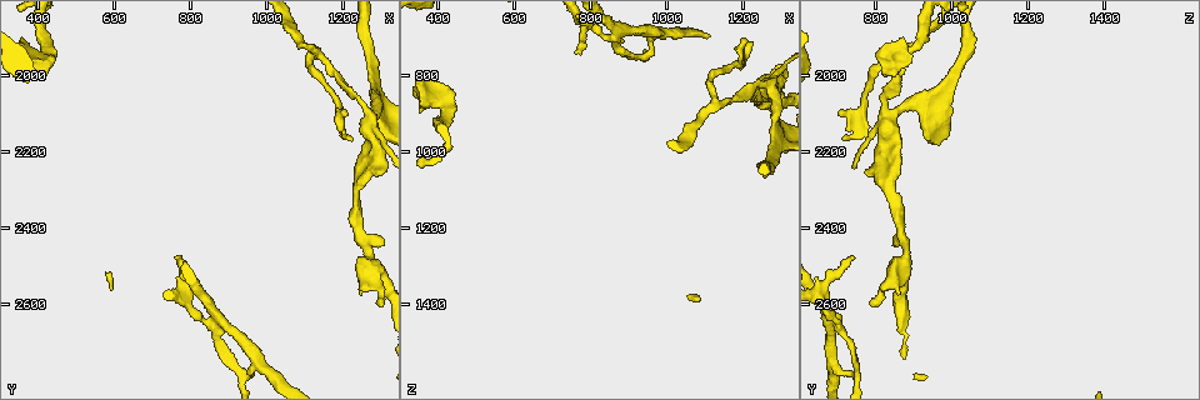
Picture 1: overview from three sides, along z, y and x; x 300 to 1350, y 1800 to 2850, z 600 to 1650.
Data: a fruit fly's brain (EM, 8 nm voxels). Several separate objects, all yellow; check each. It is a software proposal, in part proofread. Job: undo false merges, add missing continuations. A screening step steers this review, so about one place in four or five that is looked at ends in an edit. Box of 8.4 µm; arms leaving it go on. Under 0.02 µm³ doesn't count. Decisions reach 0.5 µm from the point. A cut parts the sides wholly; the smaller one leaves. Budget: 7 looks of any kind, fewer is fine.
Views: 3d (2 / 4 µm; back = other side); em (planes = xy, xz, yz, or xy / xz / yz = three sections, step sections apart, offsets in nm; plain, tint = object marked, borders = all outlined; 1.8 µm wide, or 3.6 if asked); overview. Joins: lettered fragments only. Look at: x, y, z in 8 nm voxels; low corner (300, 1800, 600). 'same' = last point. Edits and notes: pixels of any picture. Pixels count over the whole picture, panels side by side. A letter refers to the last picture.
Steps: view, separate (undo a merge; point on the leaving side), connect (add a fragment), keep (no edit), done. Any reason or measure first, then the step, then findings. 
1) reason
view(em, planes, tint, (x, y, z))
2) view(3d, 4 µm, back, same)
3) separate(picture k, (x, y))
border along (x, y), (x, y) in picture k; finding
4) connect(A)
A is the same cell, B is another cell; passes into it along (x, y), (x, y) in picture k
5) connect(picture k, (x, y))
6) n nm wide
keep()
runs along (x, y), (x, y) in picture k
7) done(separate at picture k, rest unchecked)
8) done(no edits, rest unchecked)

sudden change in width
view(3d, 2 µm, back, (1280, 2510, 860))

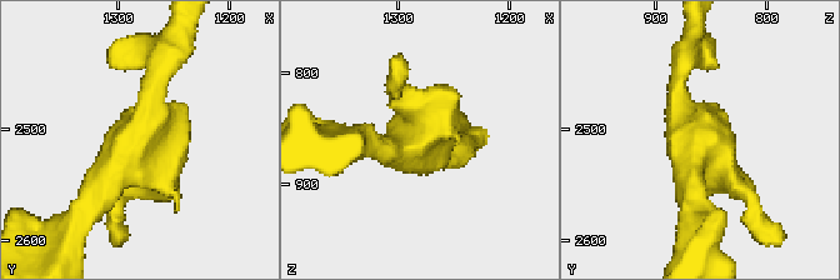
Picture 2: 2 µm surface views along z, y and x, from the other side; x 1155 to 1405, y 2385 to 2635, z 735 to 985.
view(em, yz, step 16, plain, (1282, 2510, 854))

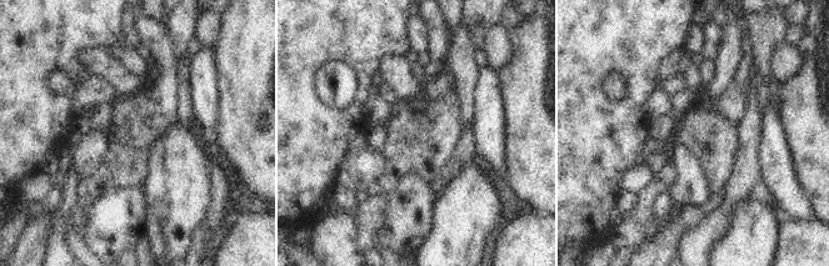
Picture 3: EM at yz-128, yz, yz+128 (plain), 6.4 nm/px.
what lies round it
view(em, yz, step 16, borders, same)

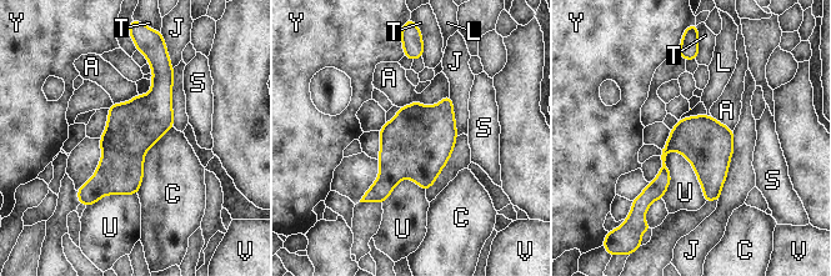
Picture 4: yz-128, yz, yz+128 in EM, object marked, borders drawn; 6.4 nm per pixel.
keep()
A, C, J, L, S, T, U, V and Y are other cells; continuous, no second cell

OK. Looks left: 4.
abrupt turn
view(em, planes, tint, (1290, 2095, 940))

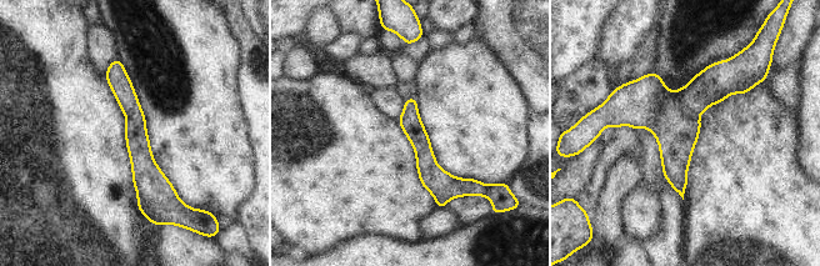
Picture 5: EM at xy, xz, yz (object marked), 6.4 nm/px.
see the neighbours
view(em, planes, borders, same)

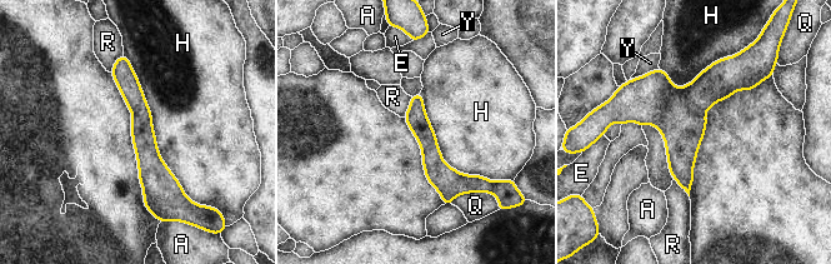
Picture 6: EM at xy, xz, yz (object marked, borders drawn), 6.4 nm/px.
130 nm wide
keep()
A, E, H, Q, R and Y are other cells; runs along (123, 59), (141, 114), (150, 204) in picture 6; continuous, no second cell

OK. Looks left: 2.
touches itself
view(3d, 4 µm, (970, 2755, 685))

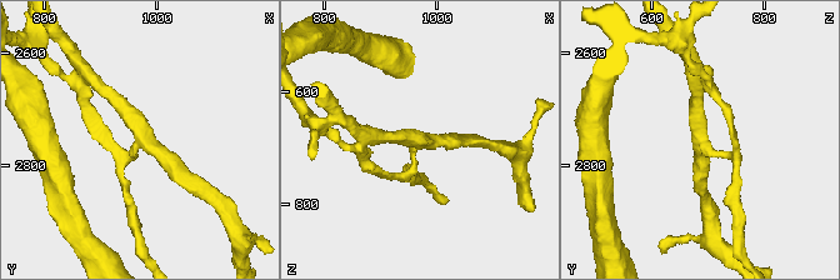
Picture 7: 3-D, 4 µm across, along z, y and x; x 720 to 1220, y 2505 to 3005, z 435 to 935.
view(em, planes, borders, (975, 2760, 690))

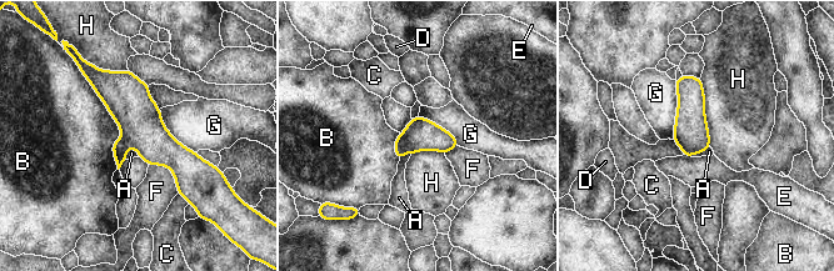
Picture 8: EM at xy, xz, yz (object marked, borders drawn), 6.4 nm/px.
separate(picture 8, (399, 145))
A, B, C, D, E, F, G and H are other cells; border along (401, 134), (405, 151) in picture 8; two cells meet here

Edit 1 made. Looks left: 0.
done(separate at picture 8, rest unchecked)

